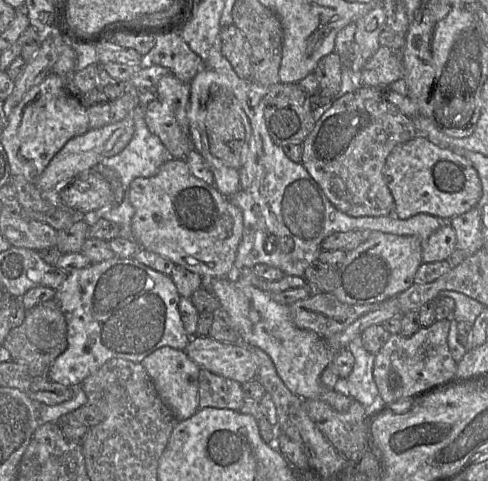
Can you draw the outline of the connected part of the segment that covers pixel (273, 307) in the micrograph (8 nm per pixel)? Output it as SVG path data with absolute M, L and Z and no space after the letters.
M232 276L205 280L207 280L206 285L220 304L221 313L226 317L234 330L237 331L241 340L245 344L260 348L270 356L279 377L292 393L304 400L327 402L338 412L346 412L349 409L353 398L345 394L345 379L339 378L334 388L328 388L321 382L322 372L327 366L330 366L339 351L333 350L326 340L317 333L295 326L289 305L274 301L268 292L240 283Z

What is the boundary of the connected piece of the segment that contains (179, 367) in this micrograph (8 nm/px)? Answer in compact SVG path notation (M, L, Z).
M164 346L146 356L140 363L153 381L161 400L178 422L190 418L198 411L200 367L188 357L184 350Z

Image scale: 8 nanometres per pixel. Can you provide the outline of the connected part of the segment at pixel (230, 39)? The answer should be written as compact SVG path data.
M234 25L220 31L222 54L230 62L236 74L244 80L253 80L250 62L250 45L245 35Z

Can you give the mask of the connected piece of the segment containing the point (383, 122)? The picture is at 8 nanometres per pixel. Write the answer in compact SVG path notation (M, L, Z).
M357 84L351 91L335 99L331 107L316 121L313 130L303 142L301 163L339 211L352 217L393 215L394 198L383 175L386 159L397 145L406 143L417 135L412 118L390 103L382 89Z

